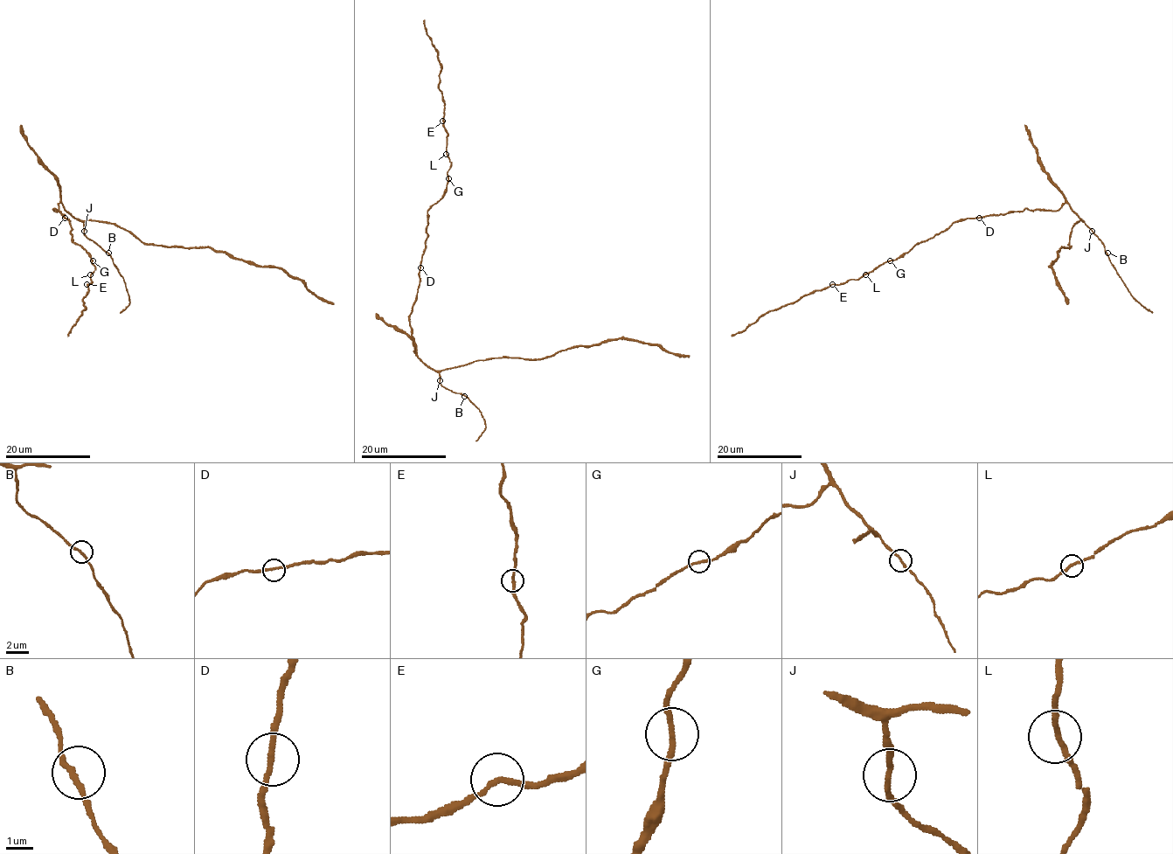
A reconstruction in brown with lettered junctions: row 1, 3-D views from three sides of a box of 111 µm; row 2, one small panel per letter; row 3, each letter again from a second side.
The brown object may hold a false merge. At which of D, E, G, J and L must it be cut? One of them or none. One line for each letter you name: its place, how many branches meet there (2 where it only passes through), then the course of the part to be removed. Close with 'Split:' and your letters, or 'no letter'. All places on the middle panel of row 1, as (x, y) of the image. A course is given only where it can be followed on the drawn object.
Split: no letter

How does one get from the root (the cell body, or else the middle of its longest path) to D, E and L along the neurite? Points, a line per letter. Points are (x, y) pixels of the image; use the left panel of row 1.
D: (54, 209), (65, 218)
E: (54, 209), (69, 221), (72, 241), (93, 260), (94, 270), (90, 274), (91, 281), (86, 284)
L: (54, 209), (69, 221), (72, 241), (93, 260), (94, 270), (90, 274)

